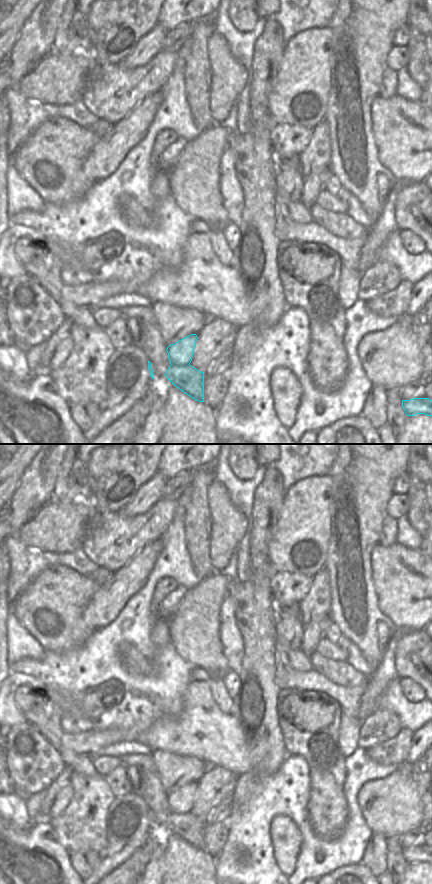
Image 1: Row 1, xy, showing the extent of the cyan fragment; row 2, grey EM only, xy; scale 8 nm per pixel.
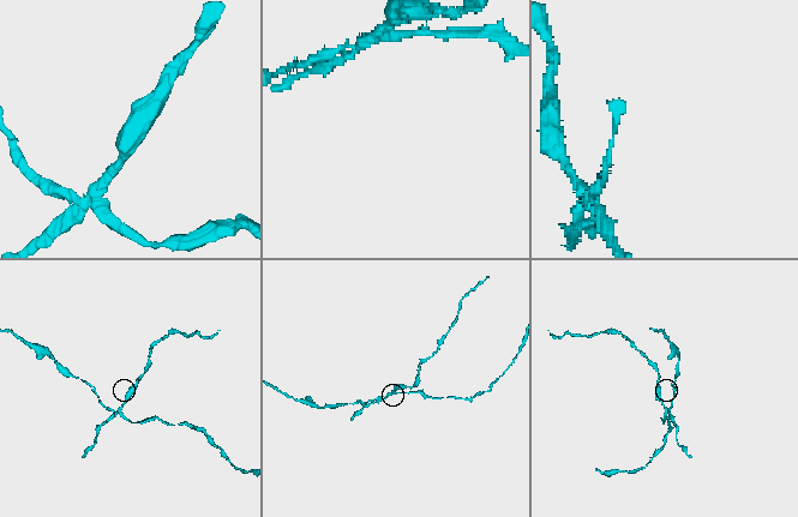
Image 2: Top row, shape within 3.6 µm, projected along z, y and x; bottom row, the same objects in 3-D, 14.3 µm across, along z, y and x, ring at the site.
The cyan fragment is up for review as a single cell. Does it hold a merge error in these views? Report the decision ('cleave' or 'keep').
cleave

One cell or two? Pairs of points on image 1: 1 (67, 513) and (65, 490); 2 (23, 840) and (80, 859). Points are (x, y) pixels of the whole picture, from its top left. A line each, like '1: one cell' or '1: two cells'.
1: two cells
2: two cells

